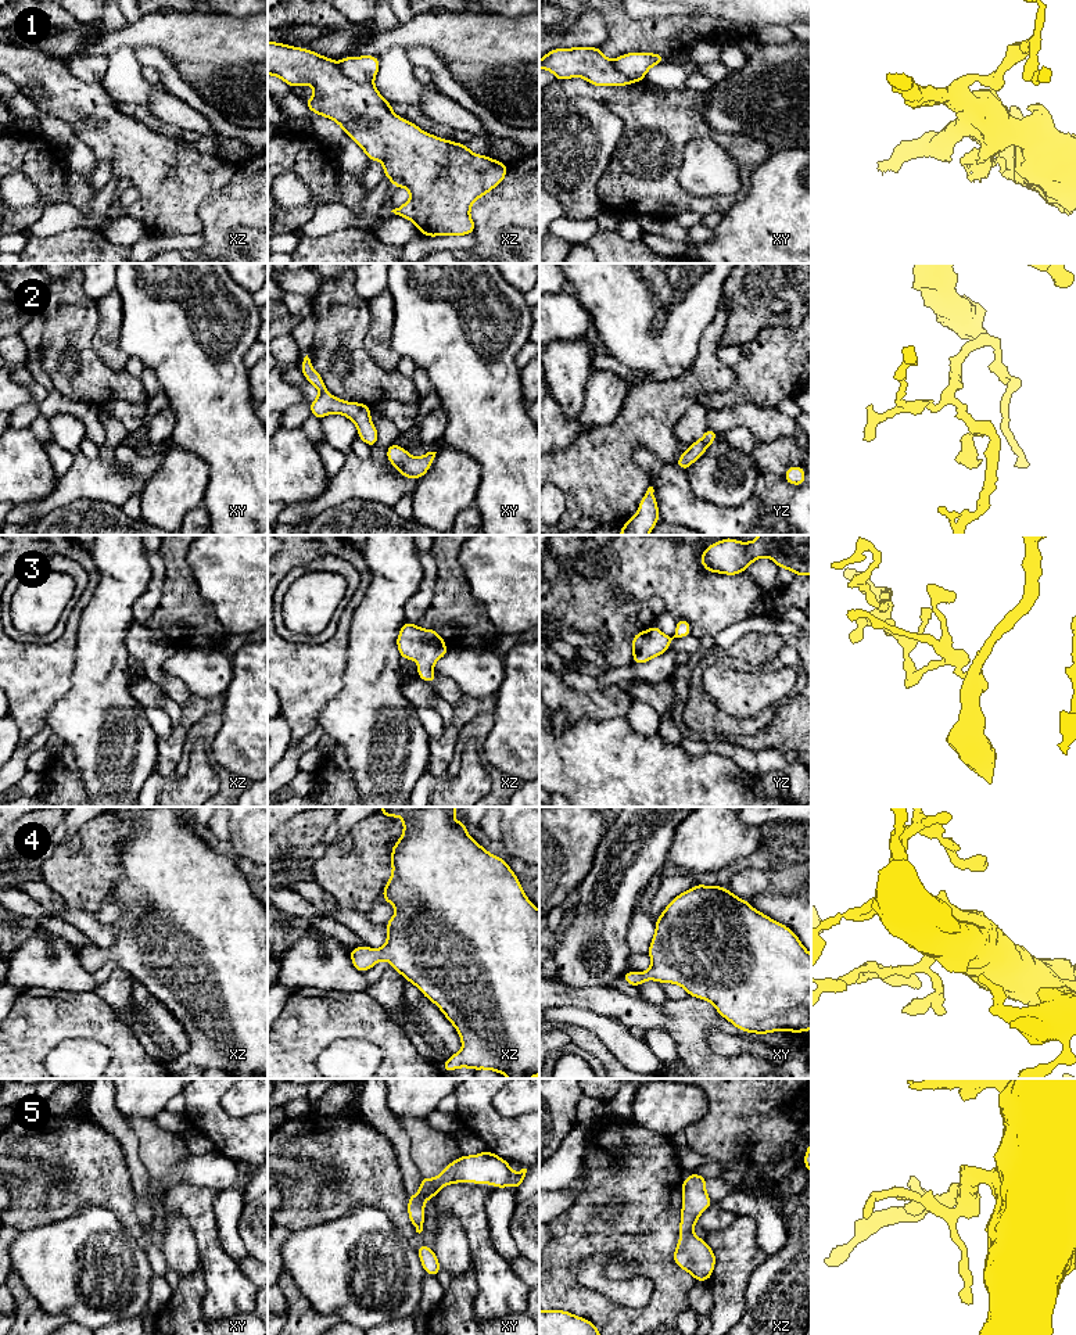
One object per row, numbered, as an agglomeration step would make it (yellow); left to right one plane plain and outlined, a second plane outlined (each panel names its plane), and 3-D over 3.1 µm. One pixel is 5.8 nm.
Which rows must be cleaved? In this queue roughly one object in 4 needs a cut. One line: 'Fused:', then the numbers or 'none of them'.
Fused: 1

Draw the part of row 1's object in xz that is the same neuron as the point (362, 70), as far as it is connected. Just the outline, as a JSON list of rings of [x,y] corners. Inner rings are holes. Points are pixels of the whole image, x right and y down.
[[[374,55],[345,57],[340,62],[341,72],[356,83],[370,83],[379,72],[380,60]]]

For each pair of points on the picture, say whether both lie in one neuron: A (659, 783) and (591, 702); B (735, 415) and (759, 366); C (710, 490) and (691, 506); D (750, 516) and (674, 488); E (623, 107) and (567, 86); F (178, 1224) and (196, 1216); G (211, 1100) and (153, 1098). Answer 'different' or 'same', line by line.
A: different
B: different
C: different
D: same
E: same
F: different
G: different

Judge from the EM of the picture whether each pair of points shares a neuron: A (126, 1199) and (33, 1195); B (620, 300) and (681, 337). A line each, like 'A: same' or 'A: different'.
A: same
B: same

